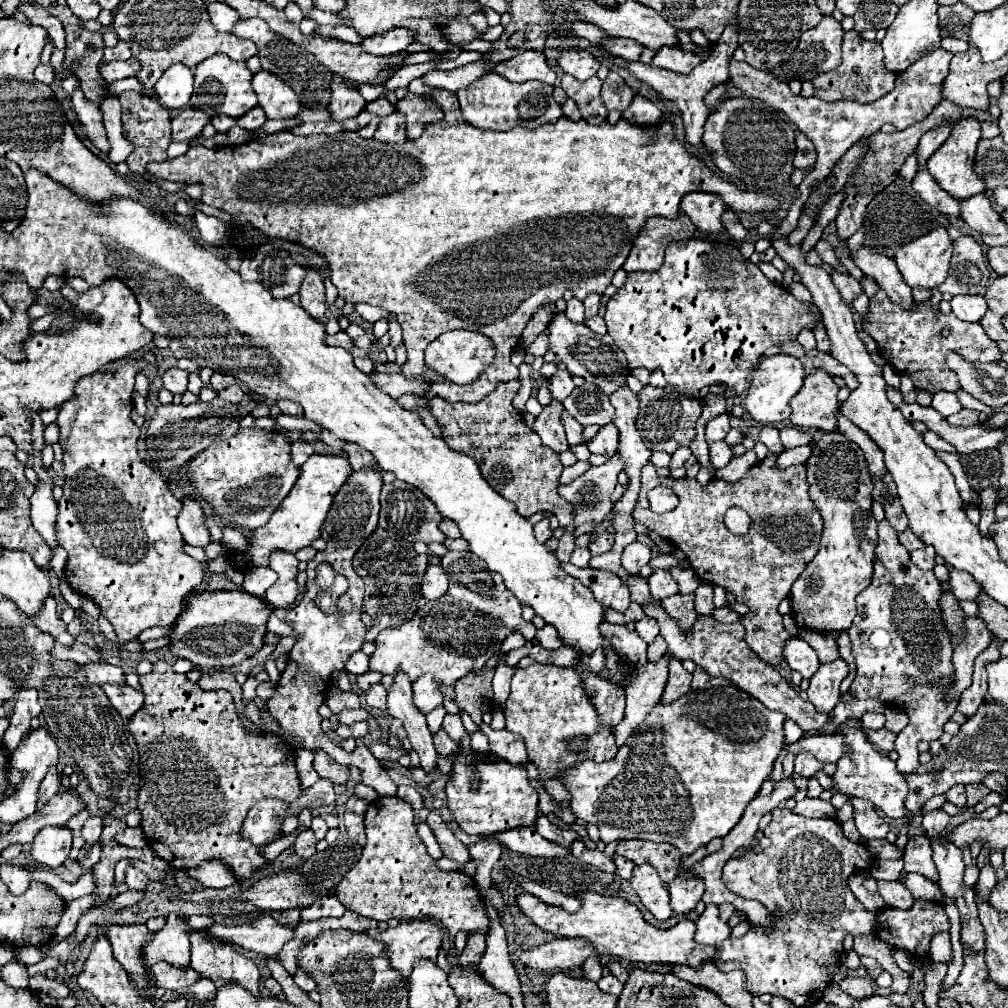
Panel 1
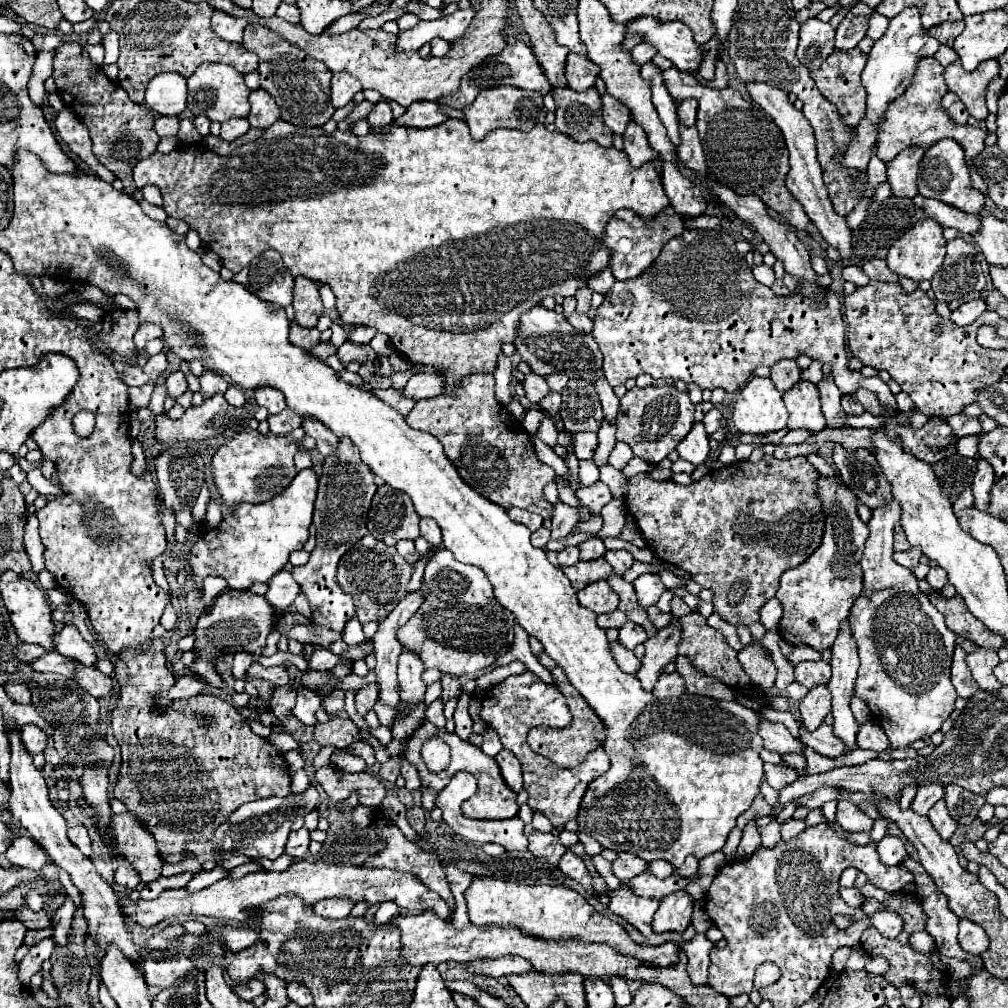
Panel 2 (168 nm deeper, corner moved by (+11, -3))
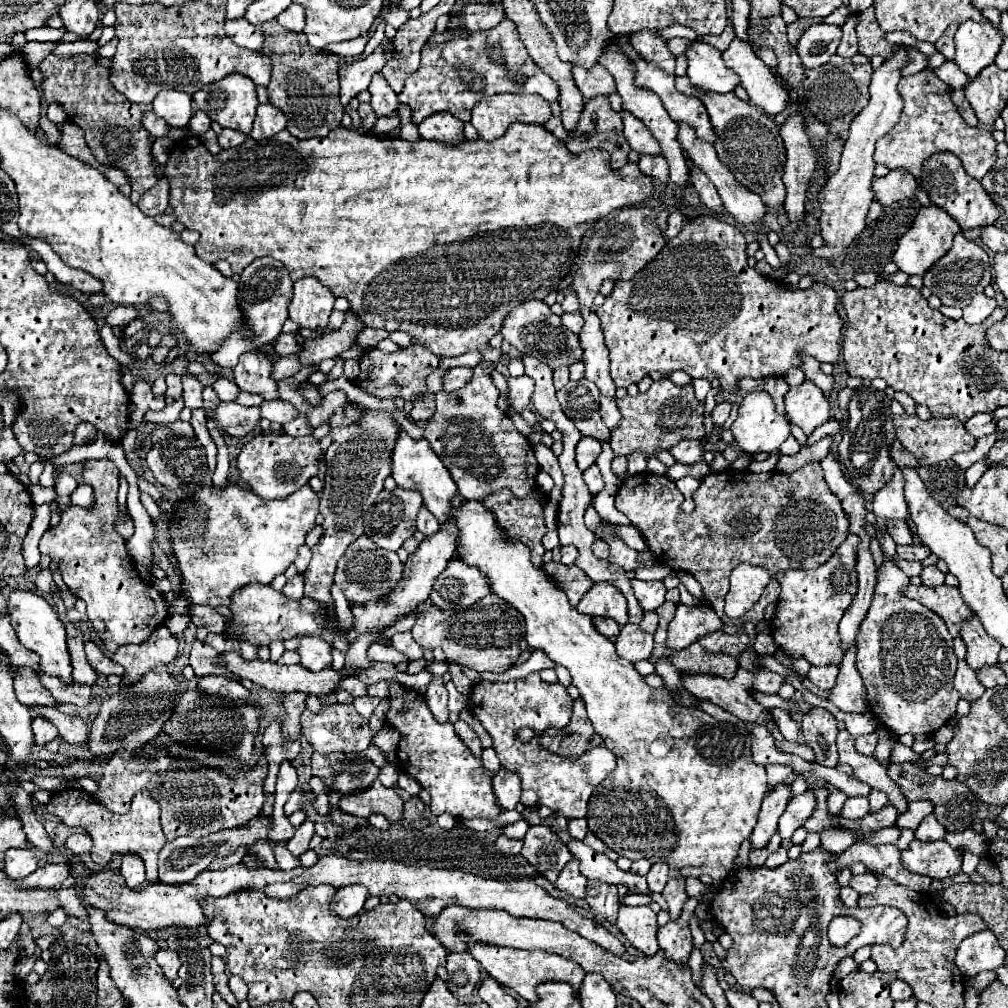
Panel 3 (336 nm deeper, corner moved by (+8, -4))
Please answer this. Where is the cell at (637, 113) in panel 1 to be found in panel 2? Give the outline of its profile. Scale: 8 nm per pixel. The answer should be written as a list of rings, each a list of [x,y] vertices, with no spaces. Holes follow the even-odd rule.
[[[634,119],[628,121],[622,137],[624,137],[624,151],[628,153],[628,159],[634,167],[642,167],[644,163],[658,157],[658,153],[650,147],[650,143],[646,139],[646,131]]]

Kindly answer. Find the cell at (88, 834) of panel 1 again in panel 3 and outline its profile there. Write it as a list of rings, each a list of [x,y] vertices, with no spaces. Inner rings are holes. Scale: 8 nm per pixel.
[[[77,832],[77,834],[71,834],[67,840],[65,840],[65,848],[71,852],[71,854],[85,854],[93,848],[93,842],[89,840],[89,834],[87,832]]]

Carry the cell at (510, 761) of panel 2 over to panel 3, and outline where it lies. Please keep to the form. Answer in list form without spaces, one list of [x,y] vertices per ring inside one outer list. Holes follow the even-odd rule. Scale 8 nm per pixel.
[[[501,768],[493,776],[493,794],[499,808],[513,810],[521,796],[521,780],[517,780],[513,772],[505,772],[505,768]]]

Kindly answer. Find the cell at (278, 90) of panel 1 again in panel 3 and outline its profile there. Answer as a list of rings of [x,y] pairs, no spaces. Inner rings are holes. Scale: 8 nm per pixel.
[[[259,104],[257,108],[257,116],[253,122],[253,130],[251,130],[251,138],[255,140],[269,140],[273,136],[277,136],[287,124],[285,114],[279,108],[273,108],[273,104]]]

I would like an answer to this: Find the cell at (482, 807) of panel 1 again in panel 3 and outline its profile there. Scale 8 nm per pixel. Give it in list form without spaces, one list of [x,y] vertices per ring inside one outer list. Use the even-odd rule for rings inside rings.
[[[389,680],[389,710],[387,722],[403,736],[397,748],[399,766],[411,774],[417,782],[421,782],[423,790],[431,794],[431,812],[439,816],[449,812],[459,820],[471,818],[497,818],[501,810],[493,800],[493,774],[483,768],[481,760],[473,758],[469,748],[459,740],[451,722],[437,722],[425,704],[425,698],[401,686],[397,680]]]

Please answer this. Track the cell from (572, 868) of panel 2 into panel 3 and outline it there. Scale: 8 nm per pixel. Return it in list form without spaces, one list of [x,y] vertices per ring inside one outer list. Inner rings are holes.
[[[571,860],[563,868],[561,876],[557,878],[555,888],[561,890],[561,892],[567,892],[573,898],[583,898],[585,896],[585,882],[587,882],[587,878],[581,876],[581,872],[577,868],[577,860]]]

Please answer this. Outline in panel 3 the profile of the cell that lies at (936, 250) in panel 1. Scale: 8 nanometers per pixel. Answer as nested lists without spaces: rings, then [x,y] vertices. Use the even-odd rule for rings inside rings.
[[[935,204],[925,206],[919,210],[913,226],[905,232],[905,236],[899,240],[899,248],[893,256],[893,262],[899,266],[899,270],[903,270],[905,274],[919,274],[923,276],[949,248],[953,242],[953,236],[959,232],[959,224],[943,210],[937,208]]]

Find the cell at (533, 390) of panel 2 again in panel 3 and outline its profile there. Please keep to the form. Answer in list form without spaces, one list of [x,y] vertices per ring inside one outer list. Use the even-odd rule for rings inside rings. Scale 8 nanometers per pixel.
[[[527,376],[507,380],[507,398],[517,414],[521,414],[529,406],[531,394],[533,394],[533,380],[529,380]]]

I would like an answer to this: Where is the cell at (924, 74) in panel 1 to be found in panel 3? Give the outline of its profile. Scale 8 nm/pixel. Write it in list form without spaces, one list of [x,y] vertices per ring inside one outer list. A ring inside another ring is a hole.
[[[925,70],[901,78],[897,90],[901,92],[903,98],[903,112],[895,128],[891,128],[883,138],[877,140],[877,150],[875,150],[877,164],[887,166],[889,170],[903,168],[911,172],[915,178],[919,178],[923,162],[927,158],[931,158],[935,152],[951,152],[963,162],[967,174],[973,176],[975,180],[981,180],[991,170],[991,166],[997,160],[997,152],[995,152],[997,142],[991,130],[981,126],[971,128],[961,118],[961,114],[957,112],[955,104],[949,98],[951,88],[945,82],[941,82],[933,72]]]

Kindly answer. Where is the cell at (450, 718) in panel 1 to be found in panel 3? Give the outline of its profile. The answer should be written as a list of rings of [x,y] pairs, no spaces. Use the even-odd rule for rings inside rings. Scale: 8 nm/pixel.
[[[433,678],[425,692],[425,702],[429,704],[433,716],[437,722],[447,722],[449,708],[447,708],[447,688],[443,684],[443,678]]]

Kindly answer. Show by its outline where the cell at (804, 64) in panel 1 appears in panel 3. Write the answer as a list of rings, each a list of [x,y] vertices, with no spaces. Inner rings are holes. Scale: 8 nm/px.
[[[813,24],[805,30],[797,44],[797,54],[805,68],[815,68],[825,64],[839,46],[841,28],[829,24]]]

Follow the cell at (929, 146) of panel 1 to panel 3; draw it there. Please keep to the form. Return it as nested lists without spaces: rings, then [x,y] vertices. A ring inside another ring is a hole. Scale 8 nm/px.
[[[891,170],[887,176],[875,178],[871,190],[881,206],[889,206],[903,198],[913,198],[917,190],[917,180],[905,170]]]

